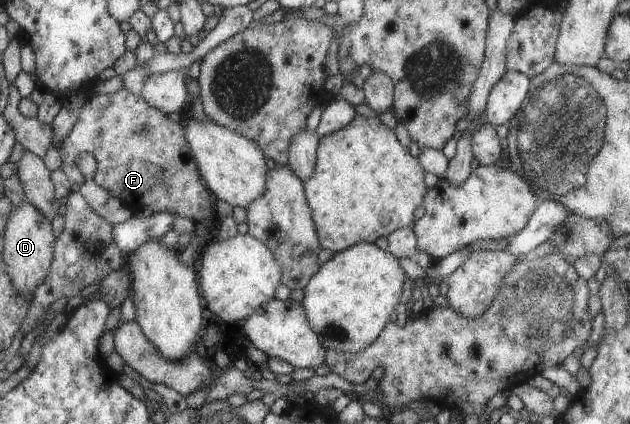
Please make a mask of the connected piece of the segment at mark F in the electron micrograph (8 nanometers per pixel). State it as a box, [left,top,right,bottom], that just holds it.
[62,87,211,222]

